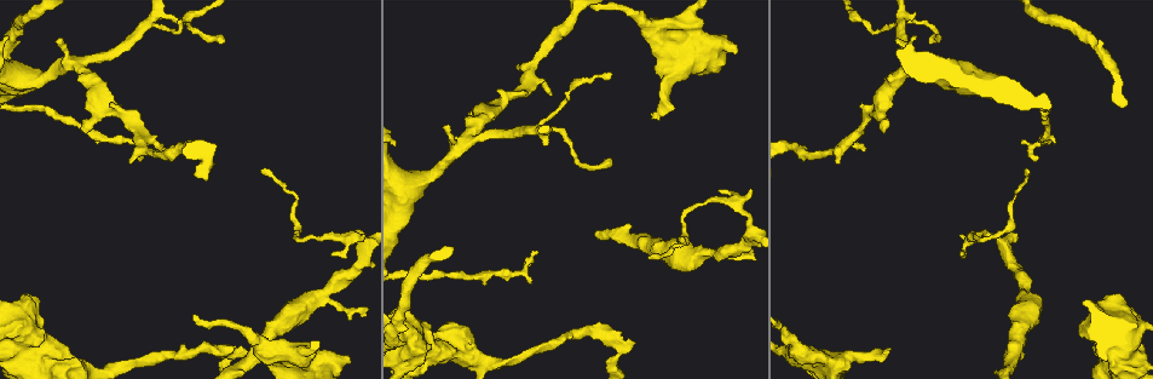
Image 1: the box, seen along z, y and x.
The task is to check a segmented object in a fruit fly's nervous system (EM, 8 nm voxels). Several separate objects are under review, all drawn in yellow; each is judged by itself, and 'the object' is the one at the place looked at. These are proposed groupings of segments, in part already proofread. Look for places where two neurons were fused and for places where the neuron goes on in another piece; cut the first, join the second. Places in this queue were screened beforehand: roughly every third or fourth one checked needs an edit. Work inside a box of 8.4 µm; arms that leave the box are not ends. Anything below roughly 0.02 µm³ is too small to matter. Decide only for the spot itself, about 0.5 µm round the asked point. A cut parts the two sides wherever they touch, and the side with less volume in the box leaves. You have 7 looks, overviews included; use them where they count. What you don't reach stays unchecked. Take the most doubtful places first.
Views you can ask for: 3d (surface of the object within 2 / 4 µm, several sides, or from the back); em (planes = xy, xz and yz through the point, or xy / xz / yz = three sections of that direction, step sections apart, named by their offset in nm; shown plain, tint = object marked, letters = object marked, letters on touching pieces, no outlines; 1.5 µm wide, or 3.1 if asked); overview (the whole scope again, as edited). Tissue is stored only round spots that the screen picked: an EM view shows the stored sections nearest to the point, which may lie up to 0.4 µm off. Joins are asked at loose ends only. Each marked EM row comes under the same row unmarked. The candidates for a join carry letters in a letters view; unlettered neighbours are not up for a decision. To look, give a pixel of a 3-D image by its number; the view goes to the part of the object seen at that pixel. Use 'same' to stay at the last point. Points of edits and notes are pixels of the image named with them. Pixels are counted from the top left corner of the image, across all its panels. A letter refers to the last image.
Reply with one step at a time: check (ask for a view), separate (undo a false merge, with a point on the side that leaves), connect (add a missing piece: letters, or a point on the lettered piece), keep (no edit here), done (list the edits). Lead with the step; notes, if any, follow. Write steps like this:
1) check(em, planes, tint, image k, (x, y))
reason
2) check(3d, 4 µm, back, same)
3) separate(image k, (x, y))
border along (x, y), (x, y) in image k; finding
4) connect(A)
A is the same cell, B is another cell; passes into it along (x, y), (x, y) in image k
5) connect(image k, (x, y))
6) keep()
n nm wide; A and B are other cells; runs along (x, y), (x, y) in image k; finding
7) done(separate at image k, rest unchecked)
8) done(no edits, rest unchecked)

check(em, xy, step 8, tint, image 1, (660, 117))
free end

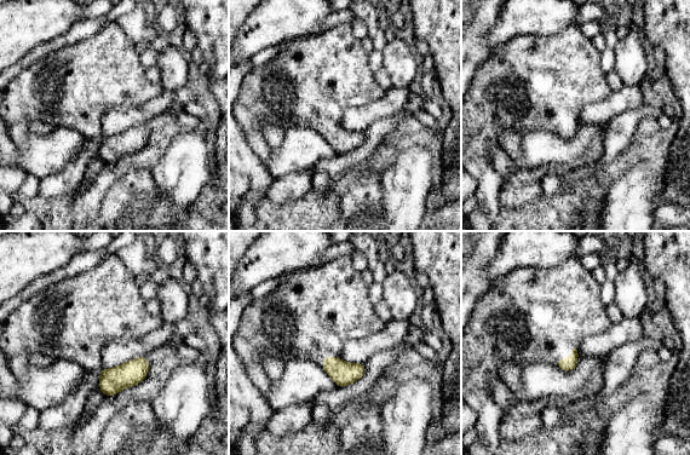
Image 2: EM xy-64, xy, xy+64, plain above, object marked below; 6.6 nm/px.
check(em, xy, step 8, letters, same)

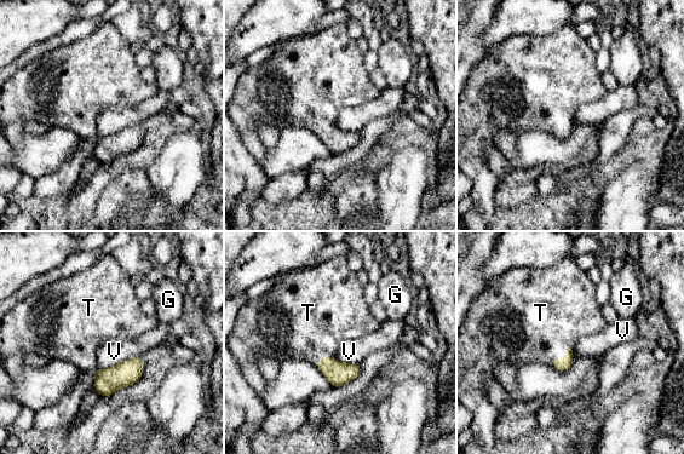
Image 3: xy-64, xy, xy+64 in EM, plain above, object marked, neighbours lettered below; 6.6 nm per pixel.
connect(T)
V touches over 380 nm; T is the same cell, G and V are other cells; passes into it along (564, 365), (562, 360), (540, 329) in image 3; the neuron continues

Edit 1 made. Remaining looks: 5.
check(3d, 4 µm, image 1, (229, 353))
sharp bend

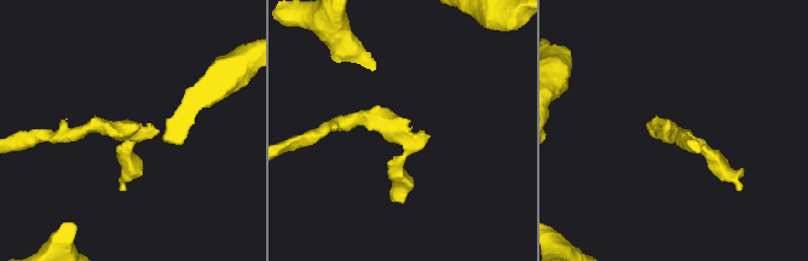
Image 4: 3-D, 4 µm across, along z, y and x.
check(em, planes, tint, image 4, (130, 134))
arms of 190, 220 nm; need the tissue

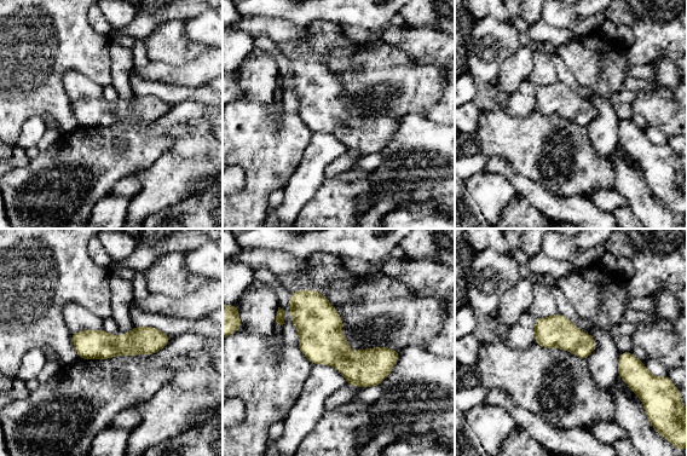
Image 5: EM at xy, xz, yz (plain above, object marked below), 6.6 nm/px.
check(em, planes, letters, same)
what lies round it

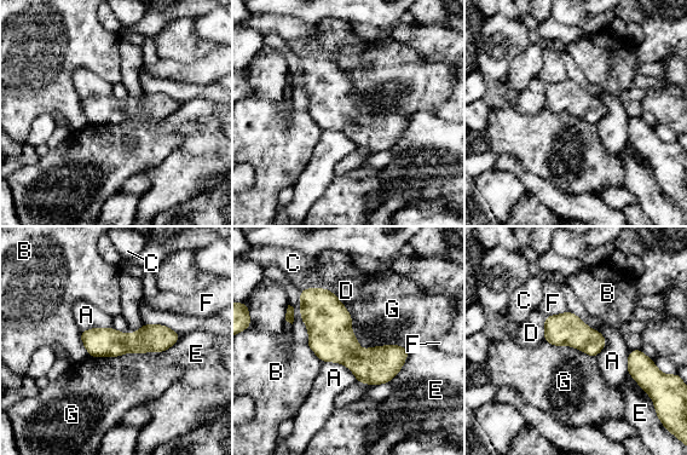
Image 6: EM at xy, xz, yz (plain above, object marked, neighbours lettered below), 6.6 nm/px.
keep()
G touches over 550 nm; A, B, C, D, E, F and G are other cells; runs along (302, 293), (365, 364), (397, 368) in image 6; all the same neuron

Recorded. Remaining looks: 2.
done(connect at image 3, rest unchecked)

